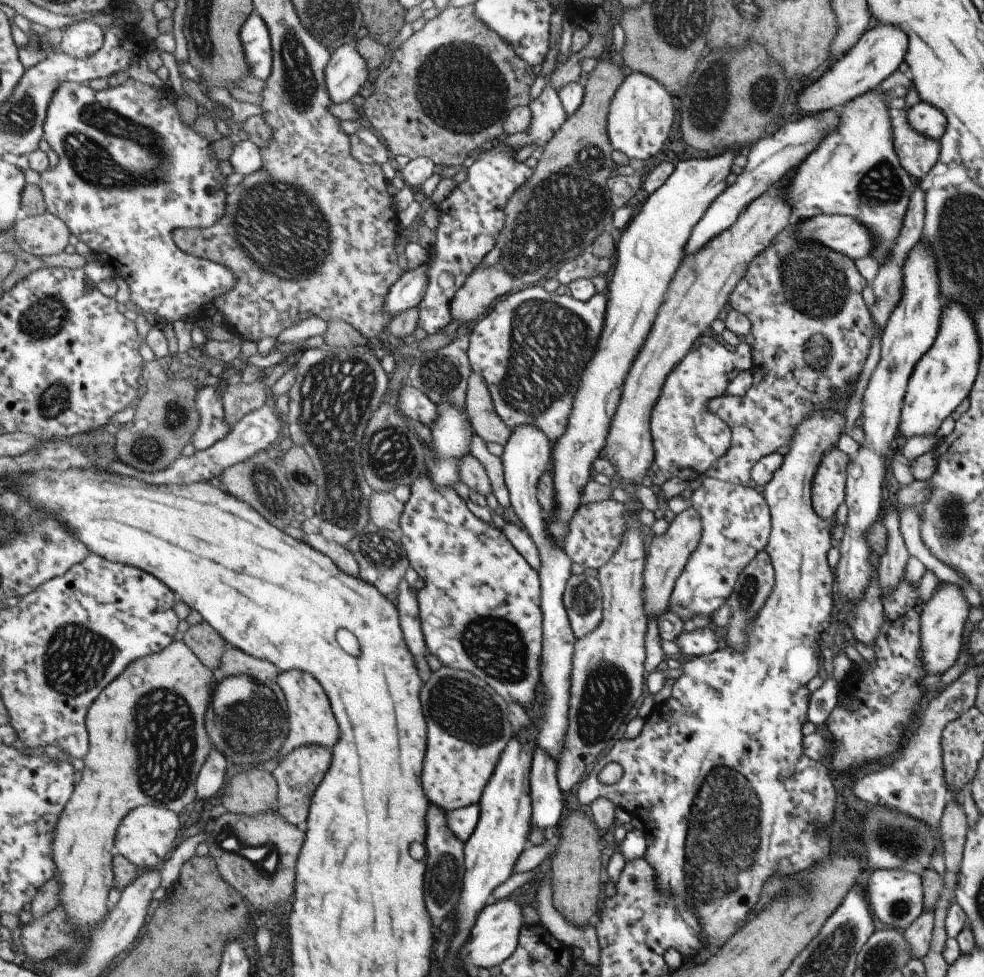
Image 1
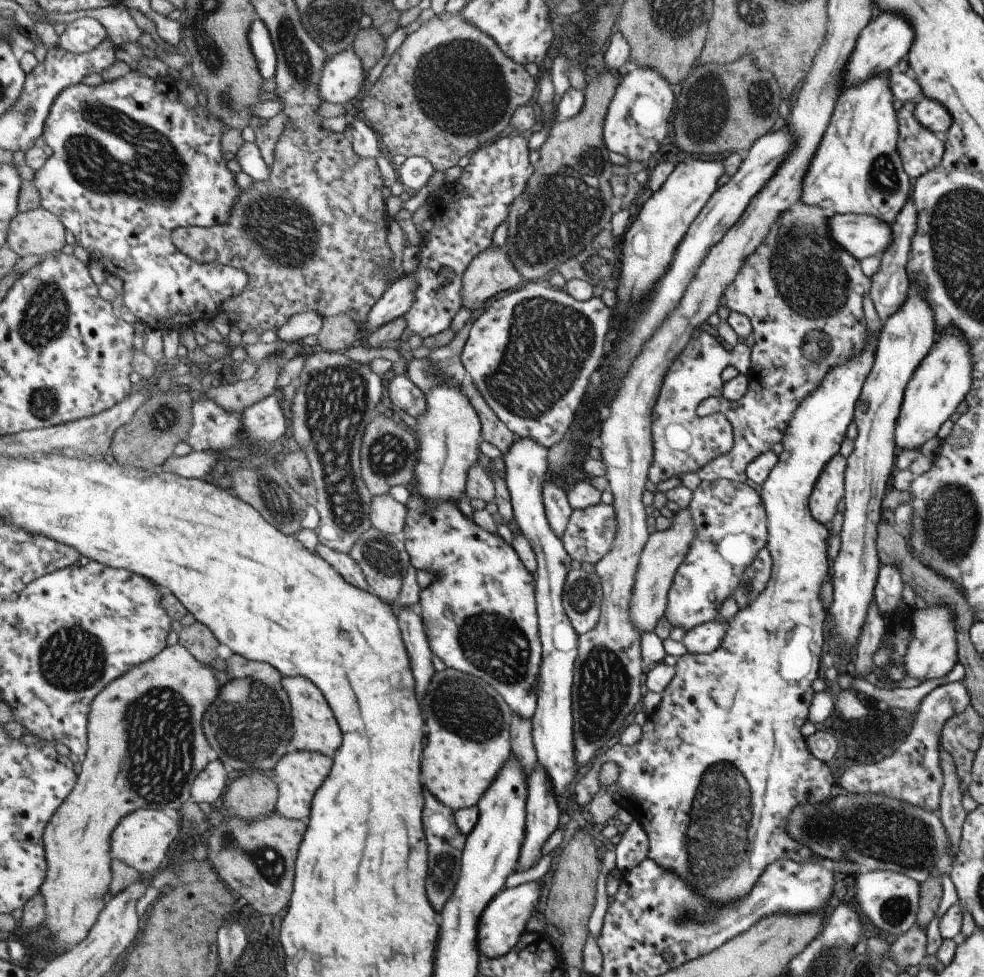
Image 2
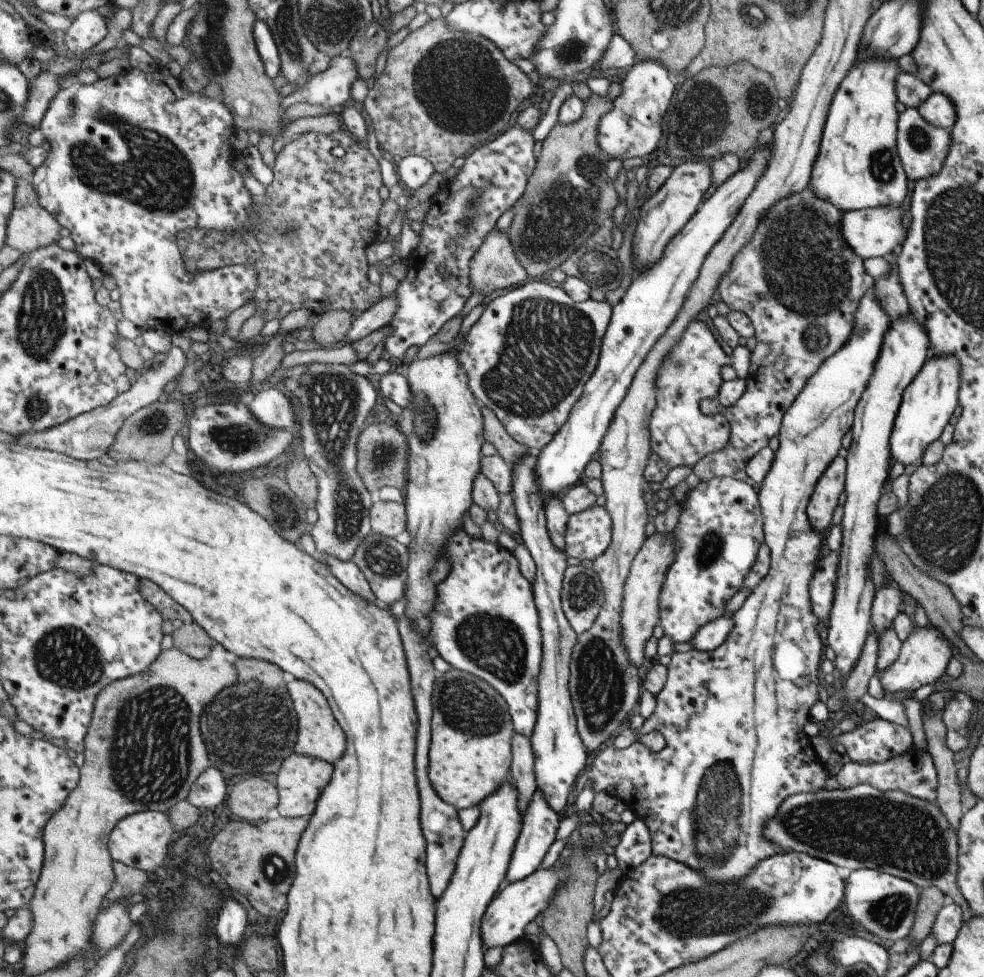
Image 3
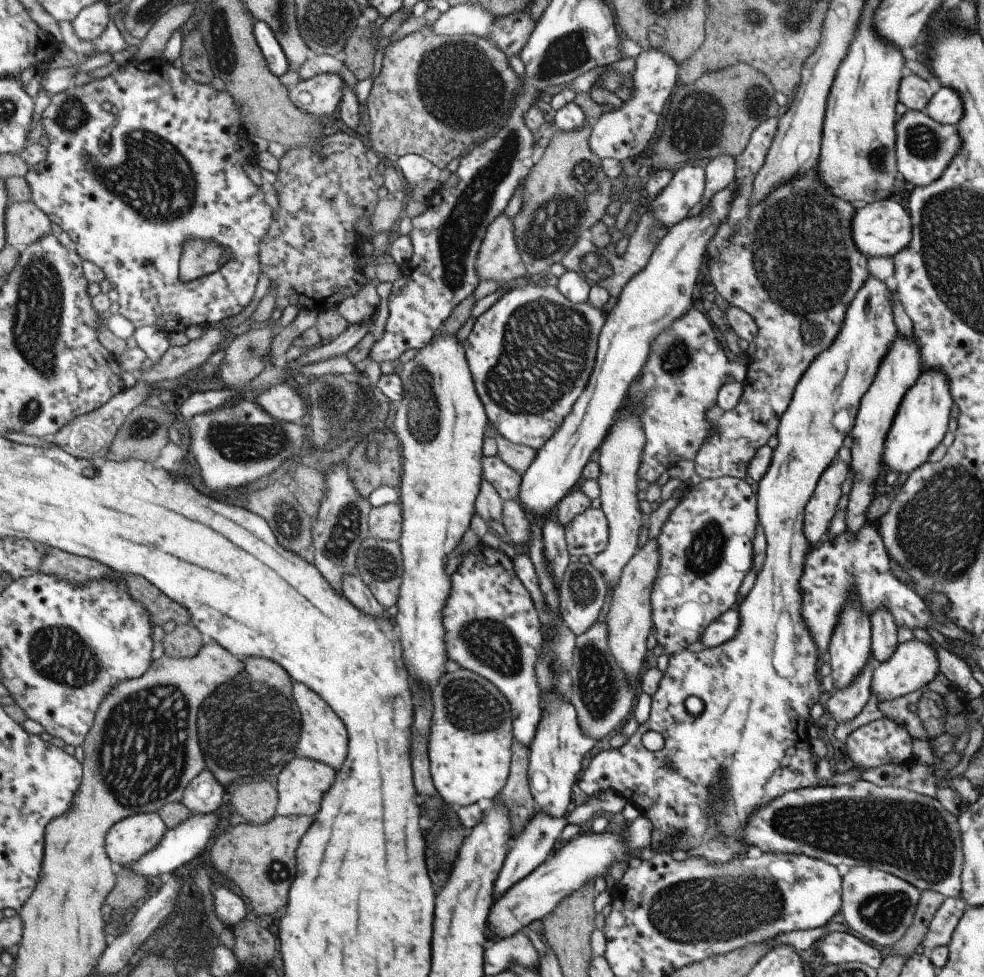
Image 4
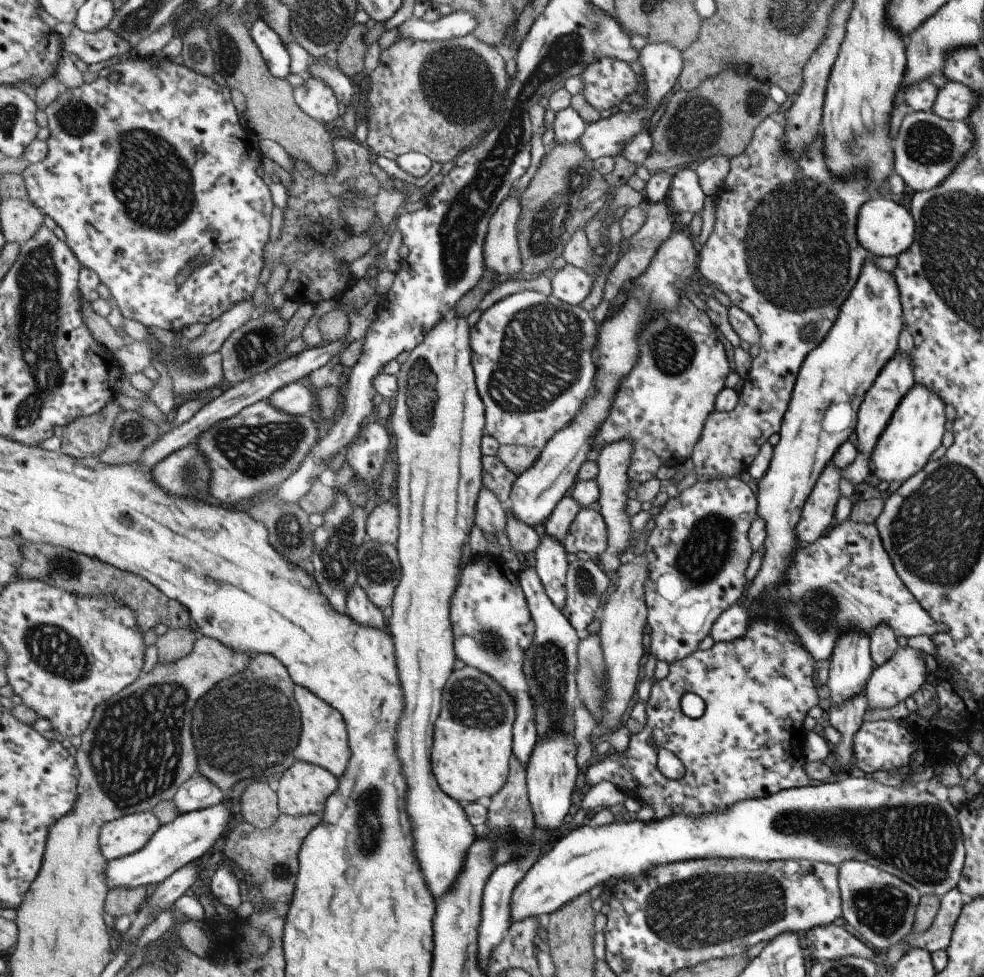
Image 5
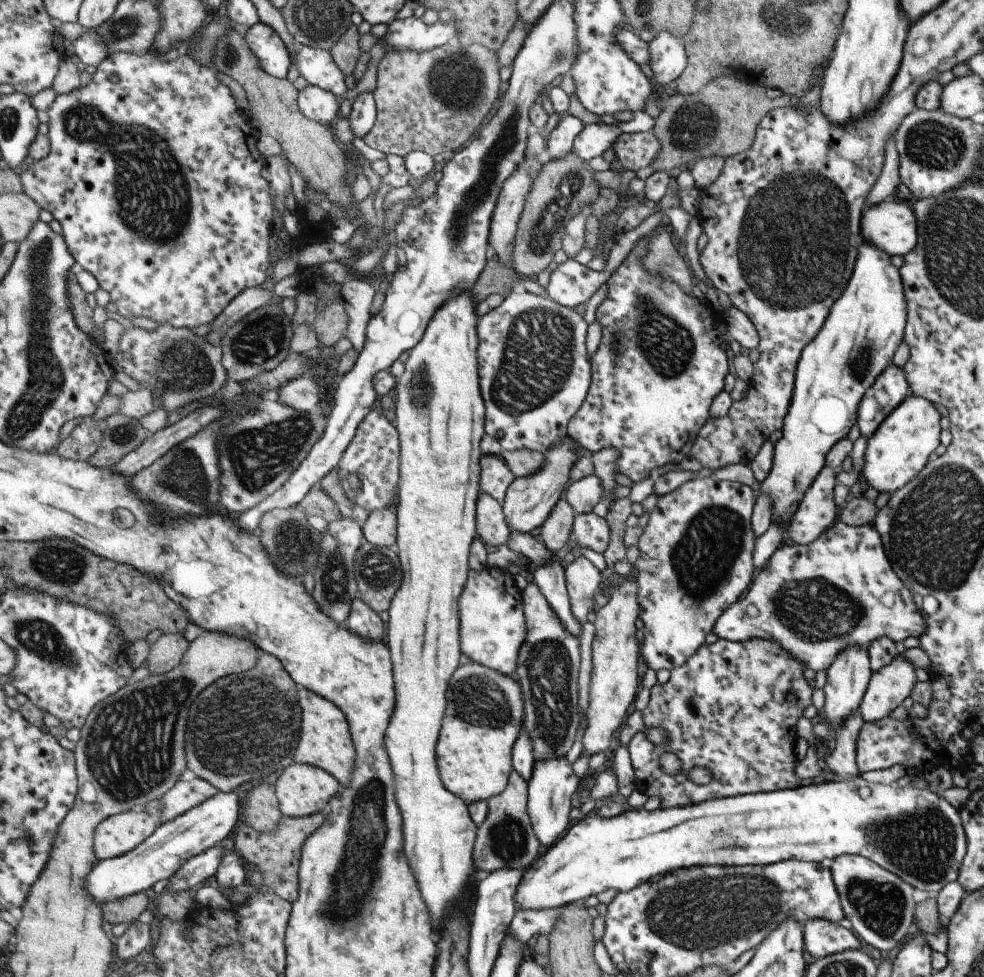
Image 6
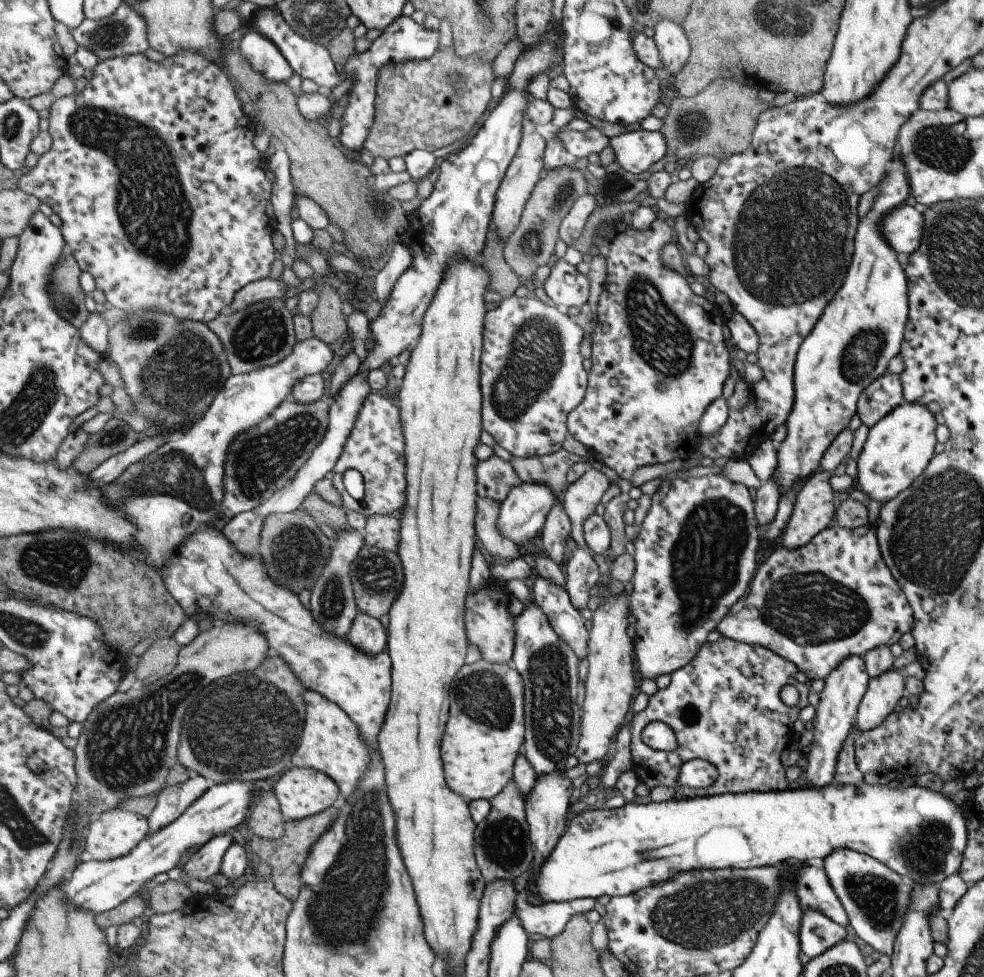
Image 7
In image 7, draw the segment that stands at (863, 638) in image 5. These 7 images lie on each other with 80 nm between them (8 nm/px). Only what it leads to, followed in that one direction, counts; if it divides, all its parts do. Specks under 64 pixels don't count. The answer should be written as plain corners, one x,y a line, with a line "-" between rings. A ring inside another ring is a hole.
855,655
843,658
824,678
824,685
819,693
819,702
814,710
811,749
807,753
803,753
807,766
805,766
801,778
797,780
797,785
822,787
835,783
834,766
837,753
849,733
858,734
852,726
856,720
858,704
868,685
868,680
869,676
866,673
863,659

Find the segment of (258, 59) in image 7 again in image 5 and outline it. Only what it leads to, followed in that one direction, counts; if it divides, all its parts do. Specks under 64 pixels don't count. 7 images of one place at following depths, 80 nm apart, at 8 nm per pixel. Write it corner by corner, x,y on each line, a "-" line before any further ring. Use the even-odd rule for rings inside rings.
265,19
255,20
250,31
258,47
262,50
271,72
276,77
287,78
291,72
289,69
291,68
291,56
287,52
284,40

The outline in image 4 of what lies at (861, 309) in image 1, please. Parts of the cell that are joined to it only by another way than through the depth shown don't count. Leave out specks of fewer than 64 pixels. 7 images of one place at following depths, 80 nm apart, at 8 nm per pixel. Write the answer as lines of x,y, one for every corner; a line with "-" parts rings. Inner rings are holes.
773,117
764,120
750,134
749,142
745,145
743,152
734,157
735,174
734,182
731,183
731,185
736,188
736,193
732,197
726,218
719,223
713,238
709,241
706,248
705,263
707,276
709,276
709,280
711,280
710,289
719,293
724,300
728,302
729,306
740,308
743,312
746,312
751,316
751,318
756,322
758,334
754,341
756,344
755,352
753,352
752,357
748,357
746,373
743,381
744,386
737,404
731,408
731,410
726,411
722,411
716,404
712,404
705,411
705,419
712,424
712,428
709,430
710,434
703,441
703,444
699,447
695,458
692,460
694,472
702,479
714,479
726,476
743,480
747,476
745,467
748,465
751,458
753,458
756,450
765,445
767,438
772,434
776,434
779,416
785,412
785,409
791,400
795,385
799,382
804,370
807,370
807,367
811,364
811,361
816,357
816,355
827,350
827,347
835,340
849,303
852,301
857,289
860,288
869,276
866,267
866,258
855,248
850,235
849,222
855,208
852,204
839,200
836,196
833,196
822,185
822,182
818,179
816,166
814,167
814,170
810,171
807,175
796,177
792,181
788,181
787,183
772,189
772,191
761,202
758,202
755,205
750,204
750,192
752,189
753,178
755,178
755,174
757,174
757,171
764,163
764,158
767,154
768,148
770,147
776,126
777,118

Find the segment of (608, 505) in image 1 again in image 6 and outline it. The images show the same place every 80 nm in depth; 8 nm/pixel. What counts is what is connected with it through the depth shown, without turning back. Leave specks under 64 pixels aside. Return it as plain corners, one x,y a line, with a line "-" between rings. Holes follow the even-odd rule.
594,513
576,516
569,545
585,547
602,555
610,542
610,527
606,517

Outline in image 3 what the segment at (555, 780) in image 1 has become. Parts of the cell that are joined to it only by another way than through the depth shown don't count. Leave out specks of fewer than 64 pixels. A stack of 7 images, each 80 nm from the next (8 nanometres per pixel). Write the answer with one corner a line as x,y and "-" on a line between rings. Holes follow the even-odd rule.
539,789
535,792
529,808
527,808
527,816
523,822
522,834
519,836
519,841
515,844
515,851
513,858
511,858
511,864
509,864
509,870
507,870
507,878
505,878
505,885
510,885
515,882
524,880
529,875
534,874
545,854
549,852
549,848
553,846
553,842
559,838
559,828
563,817
560,813
553,810
551,804
547,802
547,798
543,796
543,792

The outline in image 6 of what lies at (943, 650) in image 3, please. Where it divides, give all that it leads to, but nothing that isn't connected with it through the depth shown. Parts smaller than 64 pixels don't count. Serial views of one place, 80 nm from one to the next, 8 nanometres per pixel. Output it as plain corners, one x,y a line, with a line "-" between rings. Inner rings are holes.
896,654
889,664
879,667
870,674
865,694
863,694
858,706
863,722
875,722
880,718
887,717
887,714
893,708
897,708
907,696
910,696
910,692
917,682
915,669
909,660
902,655

